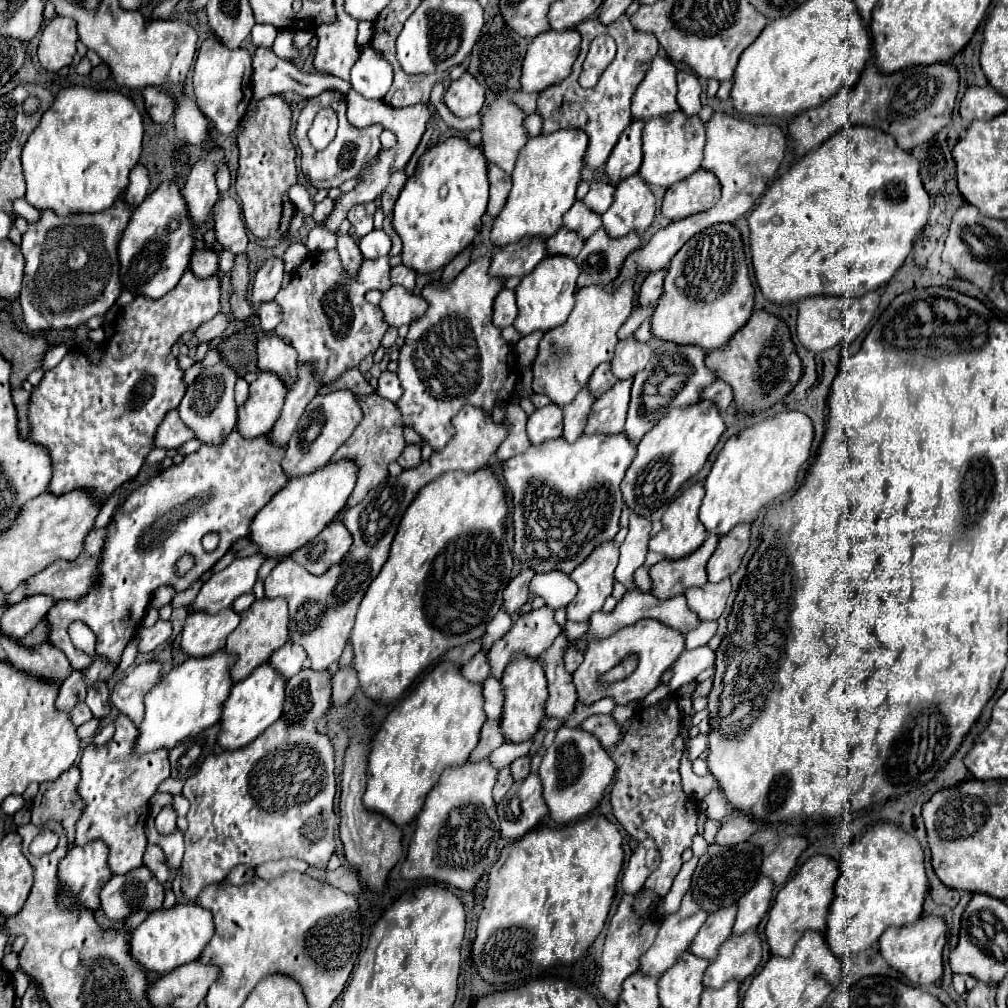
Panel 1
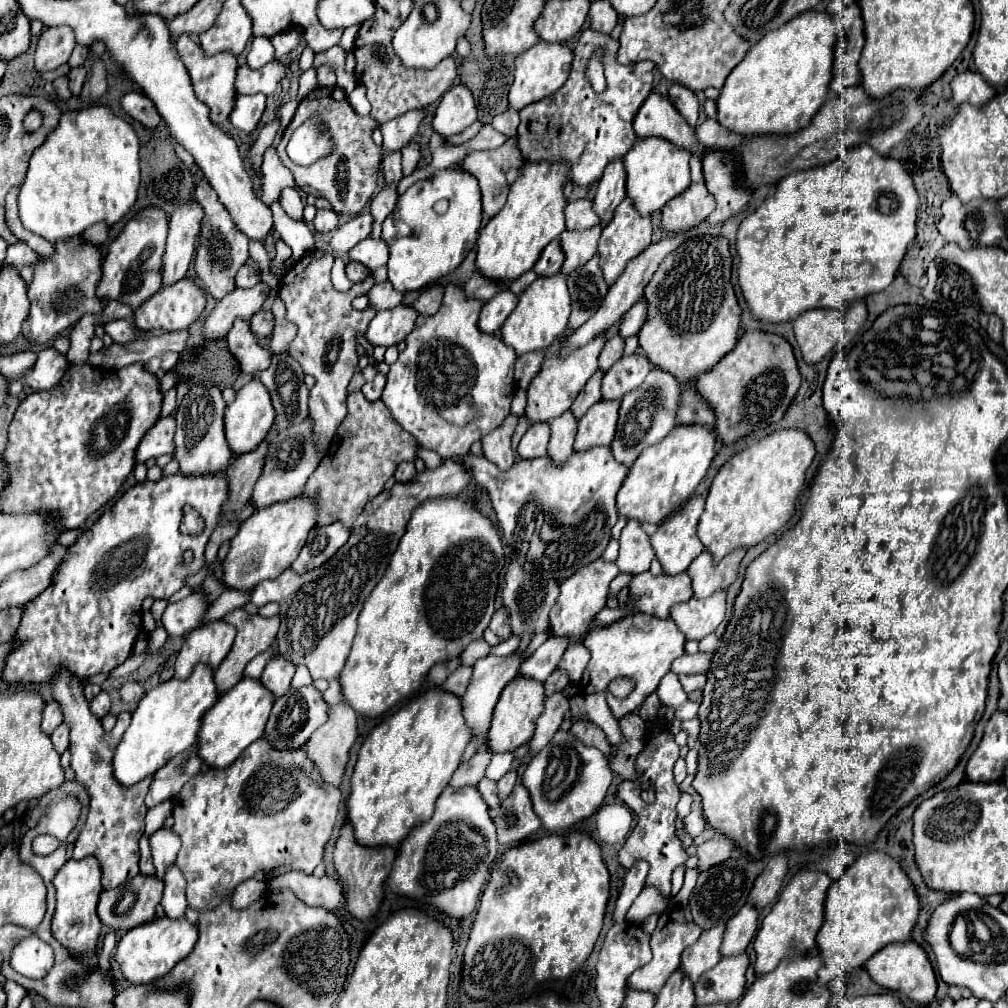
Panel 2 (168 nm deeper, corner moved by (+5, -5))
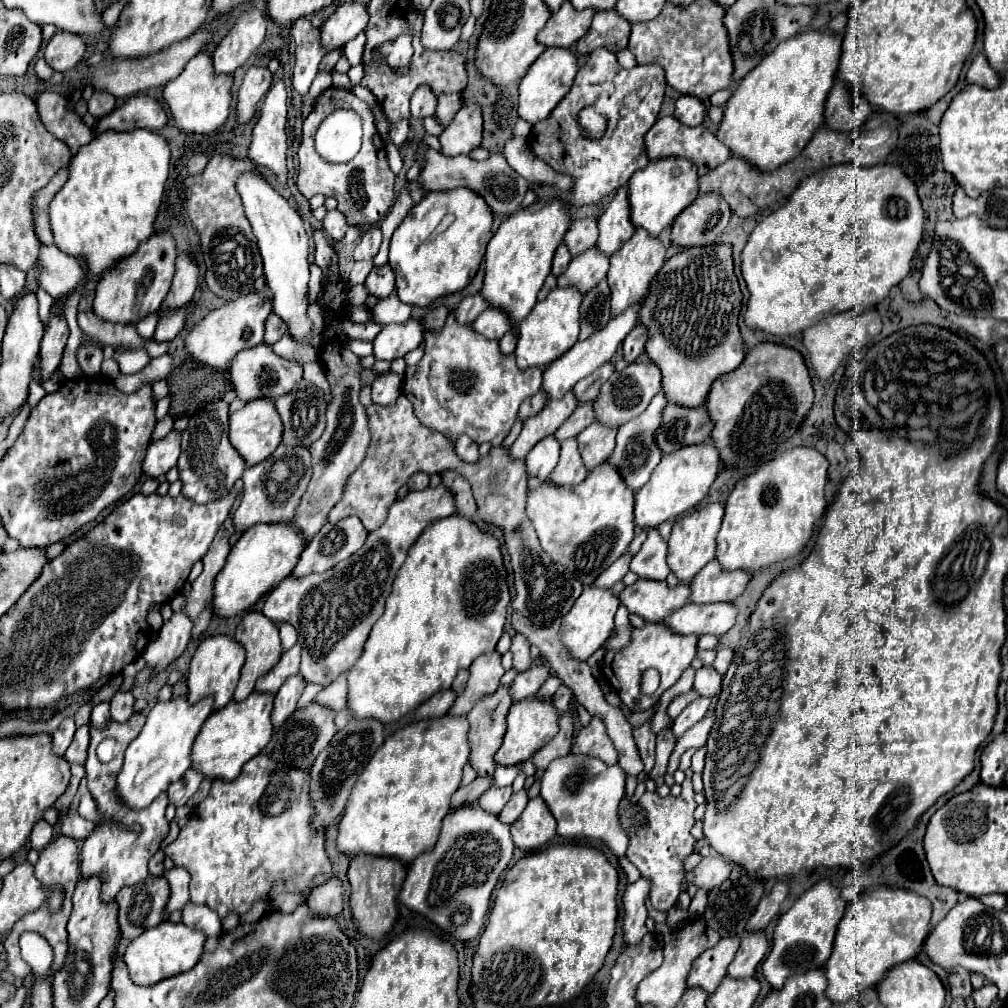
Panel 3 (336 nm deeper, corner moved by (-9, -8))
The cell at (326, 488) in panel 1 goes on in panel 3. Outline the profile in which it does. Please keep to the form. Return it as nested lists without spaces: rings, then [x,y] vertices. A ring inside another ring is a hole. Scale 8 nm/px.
[[[258,524],[256,528],[248,528],[240,536],[240,540],[232,546],[224,568],[214,578],[214,596],[212,608],[220,618],[232,618],[250,610],[262,596],[266,596],[272,588],[276,588],[286,576],[290,576],[296,566],[304,544],[300,544],[300,536],[288,528],[286,524]]]

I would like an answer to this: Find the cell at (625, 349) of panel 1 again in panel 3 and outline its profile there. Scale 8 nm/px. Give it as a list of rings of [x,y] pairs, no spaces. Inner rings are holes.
[[[634,362],[634,364],[626,366],[622,372],[614,372],[614,376],[600,388],[600,394],[594,400],[596,422],[618,428],[618,426],[626,424],[628,420],[636,418],[638,414],[642,414],[658,392],[660,392],[660,370],[652,362],[648,362],[648,364]]]

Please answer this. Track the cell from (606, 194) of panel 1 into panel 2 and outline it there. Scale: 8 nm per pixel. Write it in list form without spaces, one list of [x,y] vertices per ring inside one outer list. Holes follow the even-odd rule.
[[[590,199],[570,201],[566,207],[566,229],[588,229],[600,223],[600,217],[594,213],[594,203]]]

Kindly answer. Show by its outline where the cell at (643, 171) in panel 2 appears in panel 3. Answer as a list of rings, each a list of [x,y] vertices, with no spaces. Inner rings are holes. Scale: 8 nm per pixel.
[[[650,160],[644,170],[632,174],[626,190],[634,228],[644,228],[656,238],[664,228],[672,226],[684,208],[688,208],[698,198],[698,172],[694,164],[688,164],[688,160]]]

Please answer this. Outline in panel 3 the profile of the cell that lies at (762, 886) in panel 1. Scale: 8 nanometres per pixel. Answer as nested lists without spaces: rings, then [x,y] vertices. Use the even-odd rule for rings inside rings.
[[[762,932],[744,934],[740,950],[738,950],[736,958],[732,960],[732,964],[728,966],[728,976],[730,978],[754,976],[756,966],[764,958],[766,950],[768,950],[768,942],[766,942],[766,936]]]

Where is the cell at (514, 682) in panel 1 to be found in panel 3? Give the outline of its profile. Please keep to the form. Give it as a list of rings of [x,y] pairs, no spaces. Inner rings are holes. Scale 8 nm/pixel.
[[[528,698],[522,702],[514,702],[508,710],[508,728],[504,734],[504,744],[496,752],[494,760],[500,766],[516,766],[522,764],[524,760],[532,758],[534,752],[538,752],[544,744],[548,744],[556,732],[558,732],[558,718],[556,712],[552,712],[550,700],[538,700],[538,698]]]

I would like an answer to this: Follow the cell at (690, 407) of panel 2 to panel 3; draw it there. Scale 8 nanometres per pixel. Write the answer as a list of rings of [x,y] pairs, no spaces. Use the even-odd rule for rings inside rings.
[[[668,404],[662,412],[662,424],[654,440],[662,454],[670,454],[682,446],[706,442],[710,428],[712,424],[704,406],[676,408],[676,404]]]

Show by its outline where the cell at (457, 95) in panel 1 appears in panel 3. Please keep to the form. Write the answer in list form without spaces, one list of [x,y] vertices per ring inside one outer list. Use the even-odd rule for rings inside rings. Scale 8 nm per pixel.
[[[464,104],[452,122],[440,134],[440,152],[444,156],[468,154],[480,146],[482,140],[482,110],[478,104]]]

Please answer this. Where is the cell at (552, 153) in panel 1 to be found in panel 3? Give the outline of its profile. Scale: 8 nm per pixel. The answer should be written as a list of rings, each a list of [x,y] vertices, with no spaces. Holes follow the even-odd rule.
[[[560,200],[534,202],[530,208],[522,208],[514,212],[508,220],[504,220],[488,242],[484,260],[486,276],[480,292],[492,308],[498,308],[508,314],[512,326],[524,320],[534,308],[538,290],[550,274],[554,252],[560,246],[568,228],[570,216],[566,214],[566,206]]]

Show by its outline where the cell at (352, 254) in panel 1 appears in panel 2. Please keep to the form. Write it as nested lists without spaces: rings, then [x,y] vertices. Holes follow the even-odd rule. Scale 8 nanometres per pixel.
[[[350,261],[350,263],[346,265],[346,277],[348,277],[352,283],[358,283],[358,281],[366,279],[366,277],[368,277],[368,273],[370,273],[370,271],[368,271],[362,263]]]

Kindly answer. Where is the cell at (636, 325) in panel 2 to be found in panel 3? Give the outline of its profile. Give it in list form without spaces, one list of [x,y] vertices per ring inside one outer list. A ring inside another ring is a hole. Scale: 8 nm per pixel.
[[[638,324],[624,340],[622,344],[622,350],[624,350],[624,360],[628,364],[634,364],[636,358],[644,352],[644,344],[646,344],[646,338],[648,338],[648,332],[644,332],[644,326]]]

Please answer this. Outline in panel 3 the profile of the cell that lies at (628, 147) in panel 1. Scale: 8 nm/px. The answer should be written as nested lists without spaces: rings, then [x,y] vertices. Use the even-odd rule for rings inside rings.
[[[620,188],[604,214],[598,218],[598,228],[600,228],[600,238],[596,242],[596,248],[612,256],[622,248],[622,244],[634,234],[634,226],[630,222],[630,212],[628,212],[628,194],[626,188]]]

